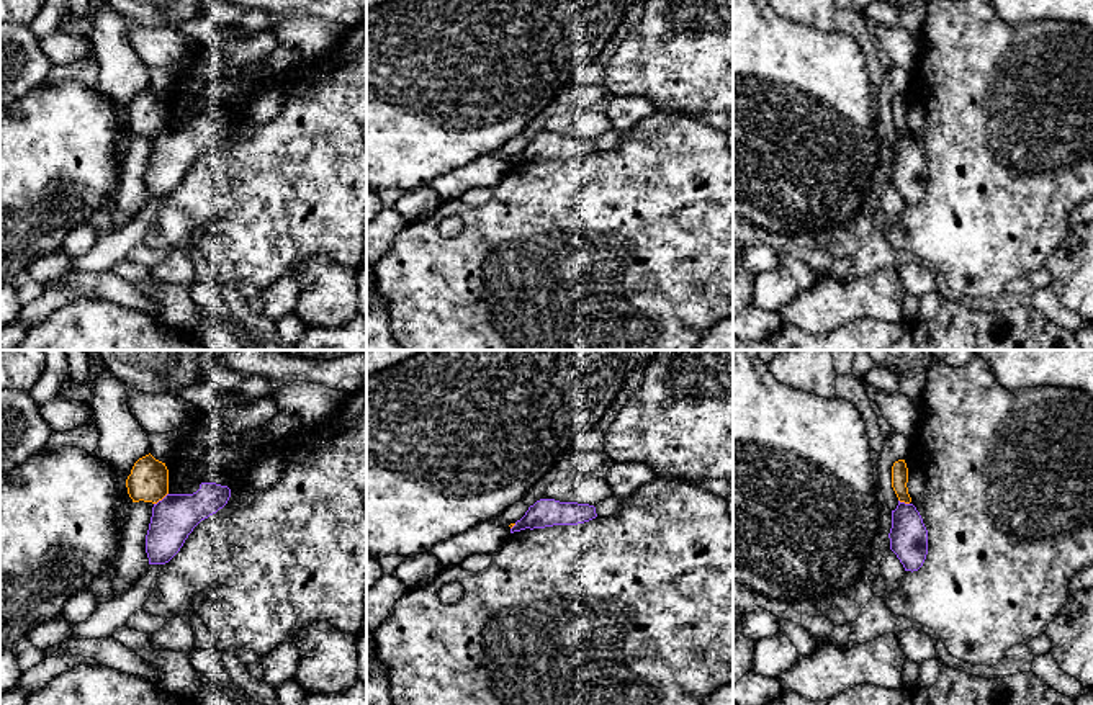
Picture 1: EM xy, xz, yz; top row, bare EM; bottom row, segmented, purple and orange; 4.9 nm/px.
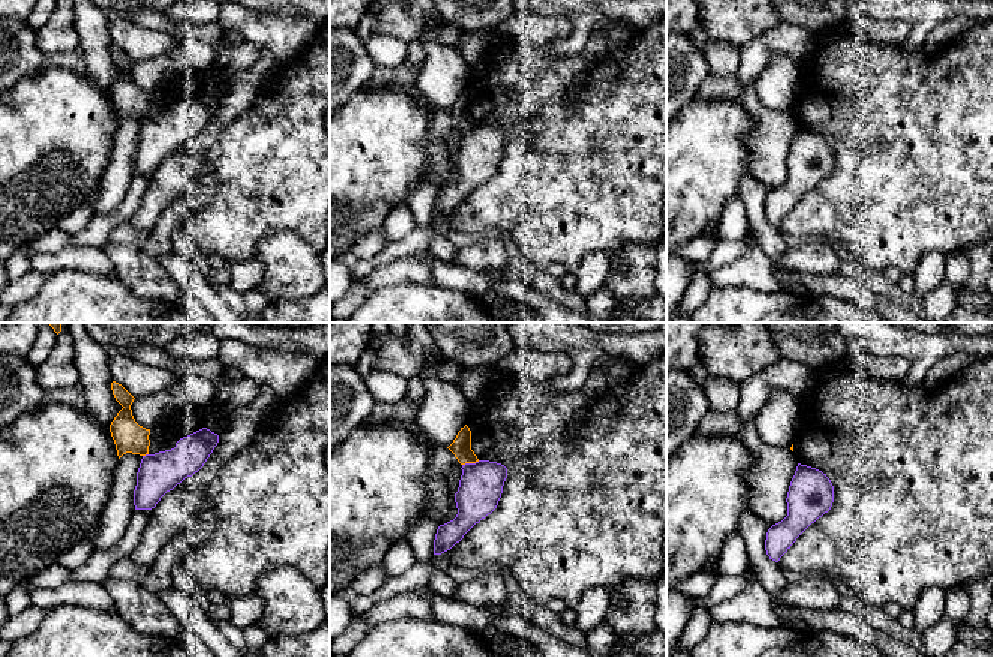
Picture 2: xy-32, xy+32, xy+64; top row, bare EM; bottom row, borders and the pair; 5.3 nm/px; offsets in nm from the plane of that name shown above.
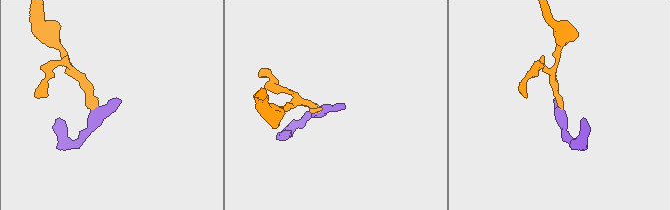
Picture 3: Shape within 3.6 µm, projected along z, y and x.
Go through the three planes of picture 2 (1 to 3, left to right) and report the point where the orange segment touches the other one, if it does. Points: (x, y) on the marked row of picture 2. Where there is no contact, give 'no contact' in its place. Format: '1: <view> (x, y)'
1: xy-32 (146, 455)
2: xy+32 (470, 464)
3: no contact

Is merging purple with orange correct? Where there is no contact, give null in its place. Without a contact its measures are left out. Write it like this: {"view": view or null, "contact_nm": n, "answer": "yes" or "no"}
{"view": "xy", "contact_nm": 90, "answer": "no"}

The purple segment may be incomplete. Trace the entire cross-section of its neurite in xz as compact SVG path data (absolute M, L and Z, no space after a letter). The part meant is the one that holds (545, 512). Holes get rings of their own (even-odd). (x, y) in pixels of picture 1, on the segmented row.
M540 499L529 507L525 515L515 522L511 533L525 528L545 528L553 525L578 525L596 519L596 507L578 502L560 502L555 499Z

